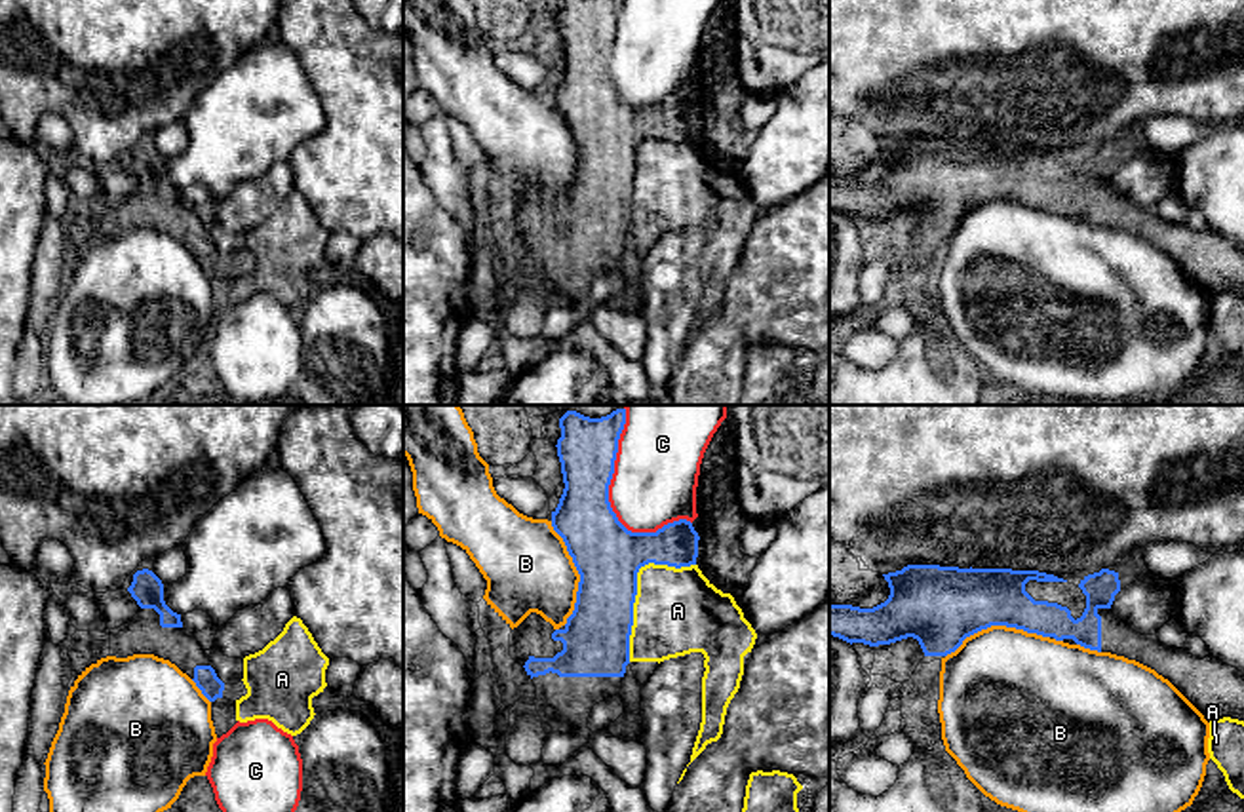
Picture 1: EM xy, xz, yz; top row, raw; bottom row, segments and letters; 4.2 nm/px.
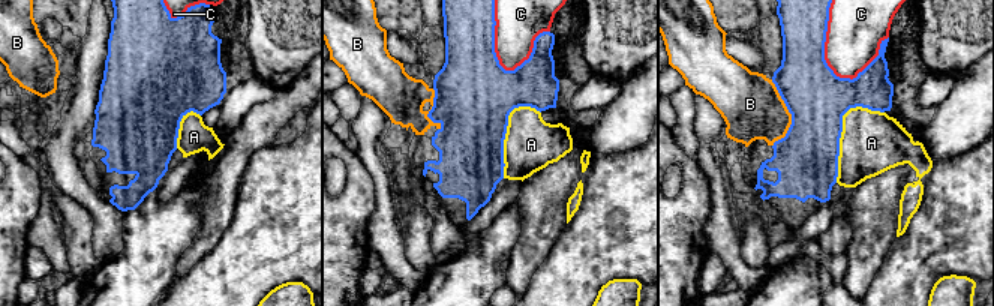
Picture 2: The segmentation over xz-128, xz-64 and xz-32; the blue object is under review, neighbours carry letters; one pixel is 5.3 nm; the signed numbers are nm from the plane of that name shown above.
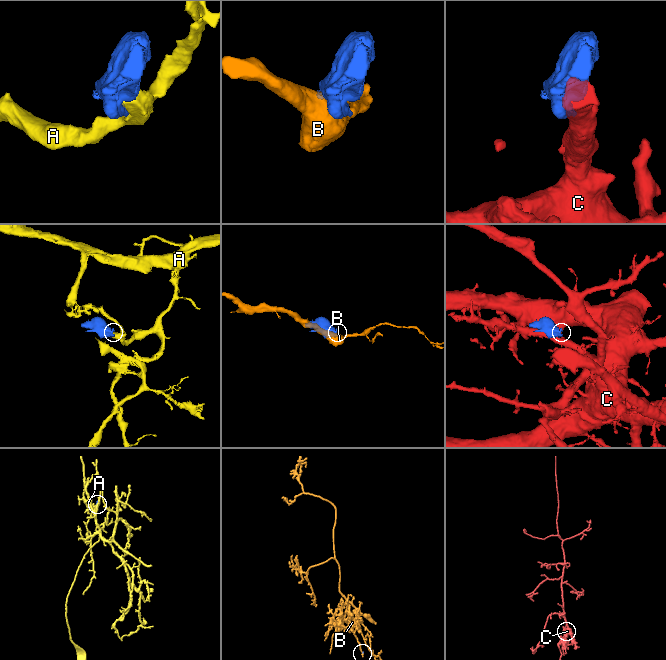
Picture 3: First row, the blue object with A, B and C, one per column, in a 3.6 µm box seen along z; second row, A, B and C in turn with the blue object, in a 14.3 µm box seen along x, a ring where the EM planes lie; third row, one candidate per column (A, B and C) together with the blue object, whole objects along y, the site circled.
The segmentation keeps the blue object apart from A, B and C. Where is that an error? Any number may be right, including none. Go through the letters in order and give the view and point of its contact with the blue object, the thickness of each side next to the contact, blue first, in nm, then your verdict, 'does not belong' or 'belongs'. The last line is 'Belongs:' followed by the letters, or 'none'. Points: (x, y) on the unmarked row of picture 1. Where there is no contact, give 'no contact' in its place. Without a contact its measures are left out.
A: meets blue in xz at (636, 162); 280 nm thick on the blue side, 360 nm on the other; does not belong
B: meets blue in yz at (997, 198); 340 nm thick on the blue side, 480 nm on the other; does not belong
C: meets blue in xz at (611, 84); 280 nm thick on the blue side, 360 nm on the other; does not belong
Belongs: none

